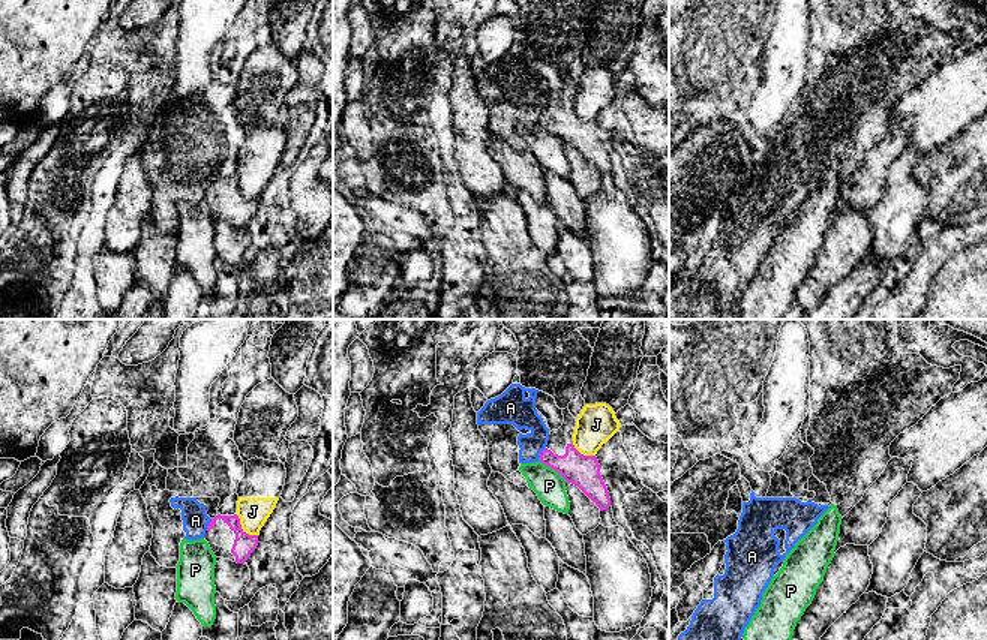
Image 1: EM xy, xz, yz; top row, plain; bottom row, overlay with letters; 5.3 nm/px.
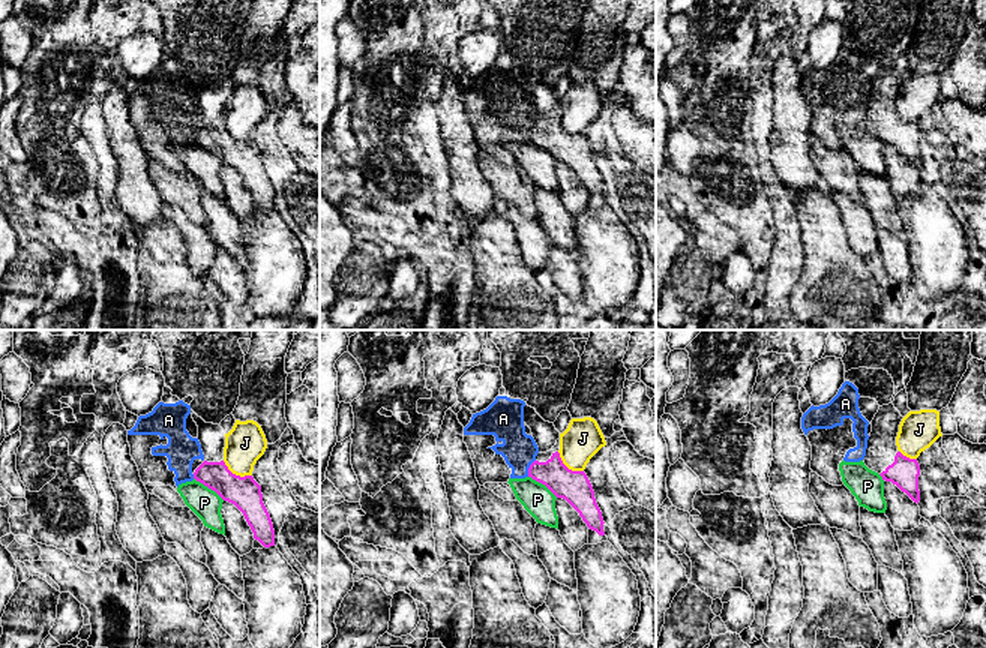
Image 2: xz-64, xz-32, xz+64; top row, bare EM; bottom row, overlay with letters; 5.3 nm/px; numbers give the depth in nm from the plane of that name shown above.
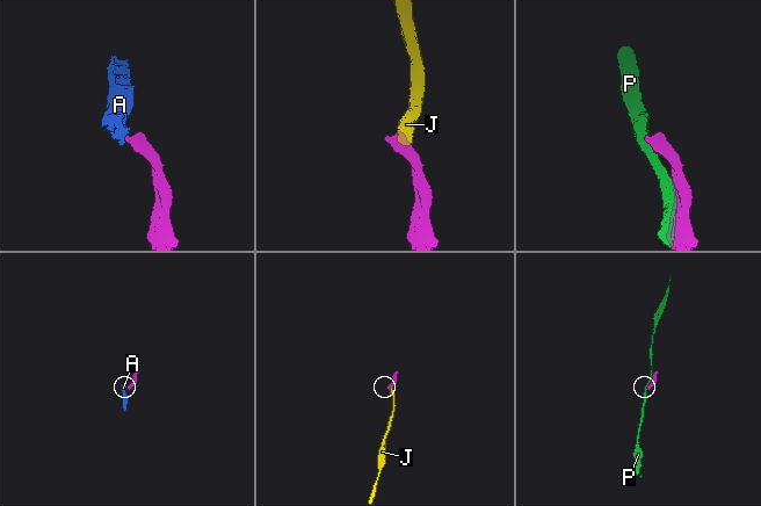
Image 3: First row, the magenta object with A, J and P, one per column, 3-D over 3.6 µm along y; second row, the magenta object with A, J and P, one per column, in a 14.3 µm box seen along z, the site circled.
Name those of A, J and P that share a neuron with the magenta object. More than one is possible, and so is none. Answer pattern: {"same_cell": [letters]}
{"same_cell": []}

